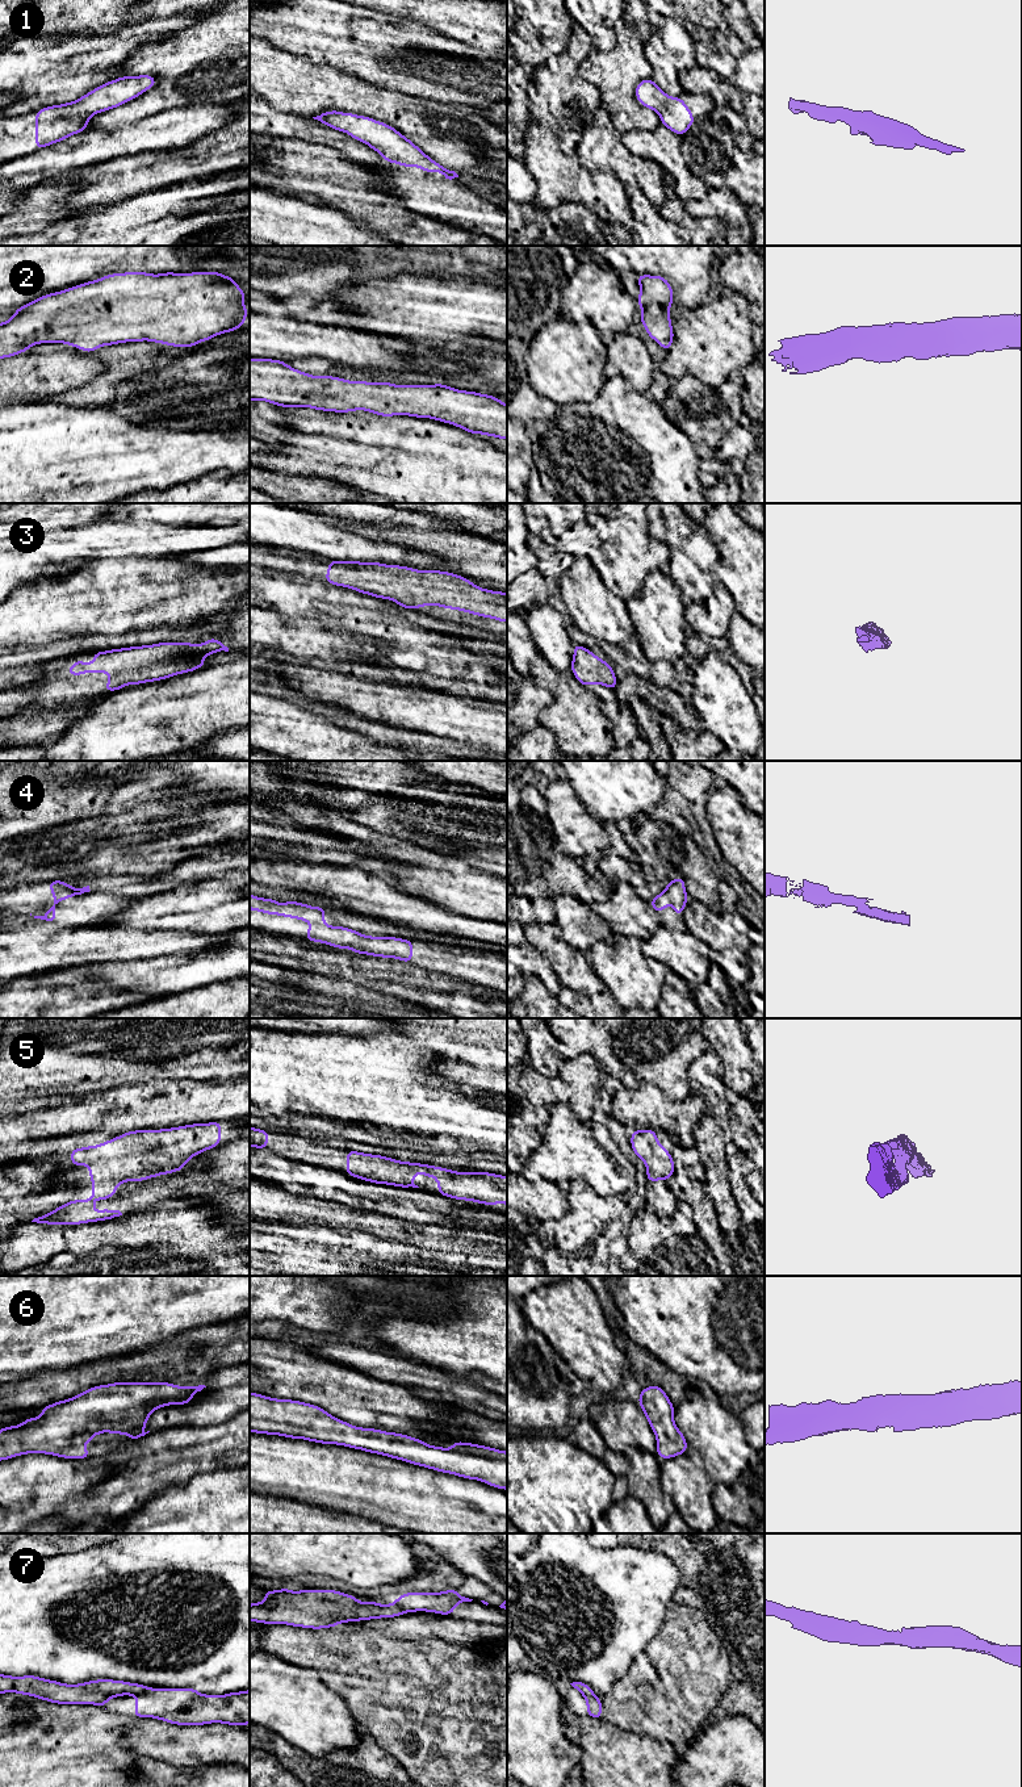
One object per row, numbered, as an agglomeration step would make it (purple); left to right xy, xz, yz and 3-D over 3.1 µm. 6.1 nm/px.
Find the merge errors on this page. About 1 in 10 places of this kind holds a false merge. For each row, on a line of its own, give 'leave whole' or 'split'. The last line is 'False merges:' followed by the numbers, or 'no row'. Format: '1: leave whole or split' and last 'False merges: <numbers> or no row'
1: leave whole
2: leave whole
3: leave whole
4: leave whole
5: leave whole
6: leave whole
7: leave whole
False merges: no row

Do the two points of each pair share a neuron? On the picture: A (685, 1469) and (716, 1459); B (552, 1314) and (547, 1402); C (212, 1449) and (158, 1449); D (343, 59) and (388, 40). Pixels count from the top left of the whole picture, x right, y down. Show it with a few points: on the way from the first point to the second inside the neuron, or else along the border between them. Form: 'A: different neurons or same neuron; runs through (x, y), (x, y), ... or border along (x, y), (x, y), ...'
A: different neurons; border along (703, 1465), (715, 1484)
B: different neurons; border along (533, 1327), (558, 1355)
C: same neuron; runs through (199, 1449), (171, 1449)
D: same neuron; runs through (354, 49), (357, 45), (377, 45)

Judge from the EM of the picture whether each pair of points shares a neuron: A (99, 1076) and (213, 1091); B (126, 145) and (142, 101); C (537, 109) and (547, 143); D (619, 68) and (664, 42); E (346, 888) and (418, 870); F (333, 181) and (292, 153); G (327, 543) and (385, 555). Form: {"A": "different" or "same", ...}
{"A": "different", "B": "different", "C": "different", "D": "different", "E": "different", "F": "same", "G": "same"}

